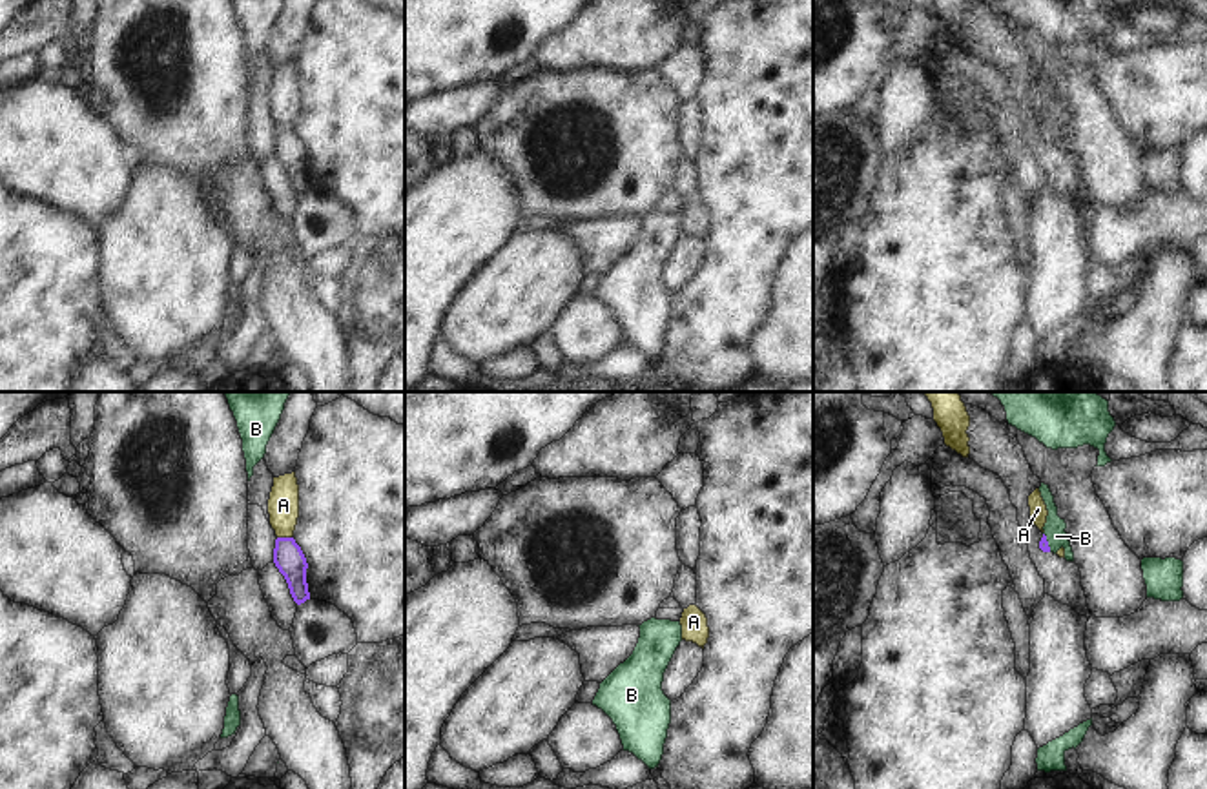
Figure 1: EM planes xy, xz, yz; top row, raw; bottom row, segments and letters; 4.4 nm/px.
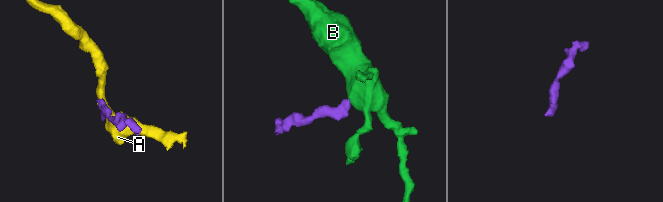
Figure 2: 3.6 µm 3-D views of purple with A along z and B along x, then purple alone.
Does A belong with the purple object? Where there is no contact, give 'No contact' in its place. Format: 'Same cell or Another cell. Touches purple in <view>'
Another cell. Touches purple in xy.

